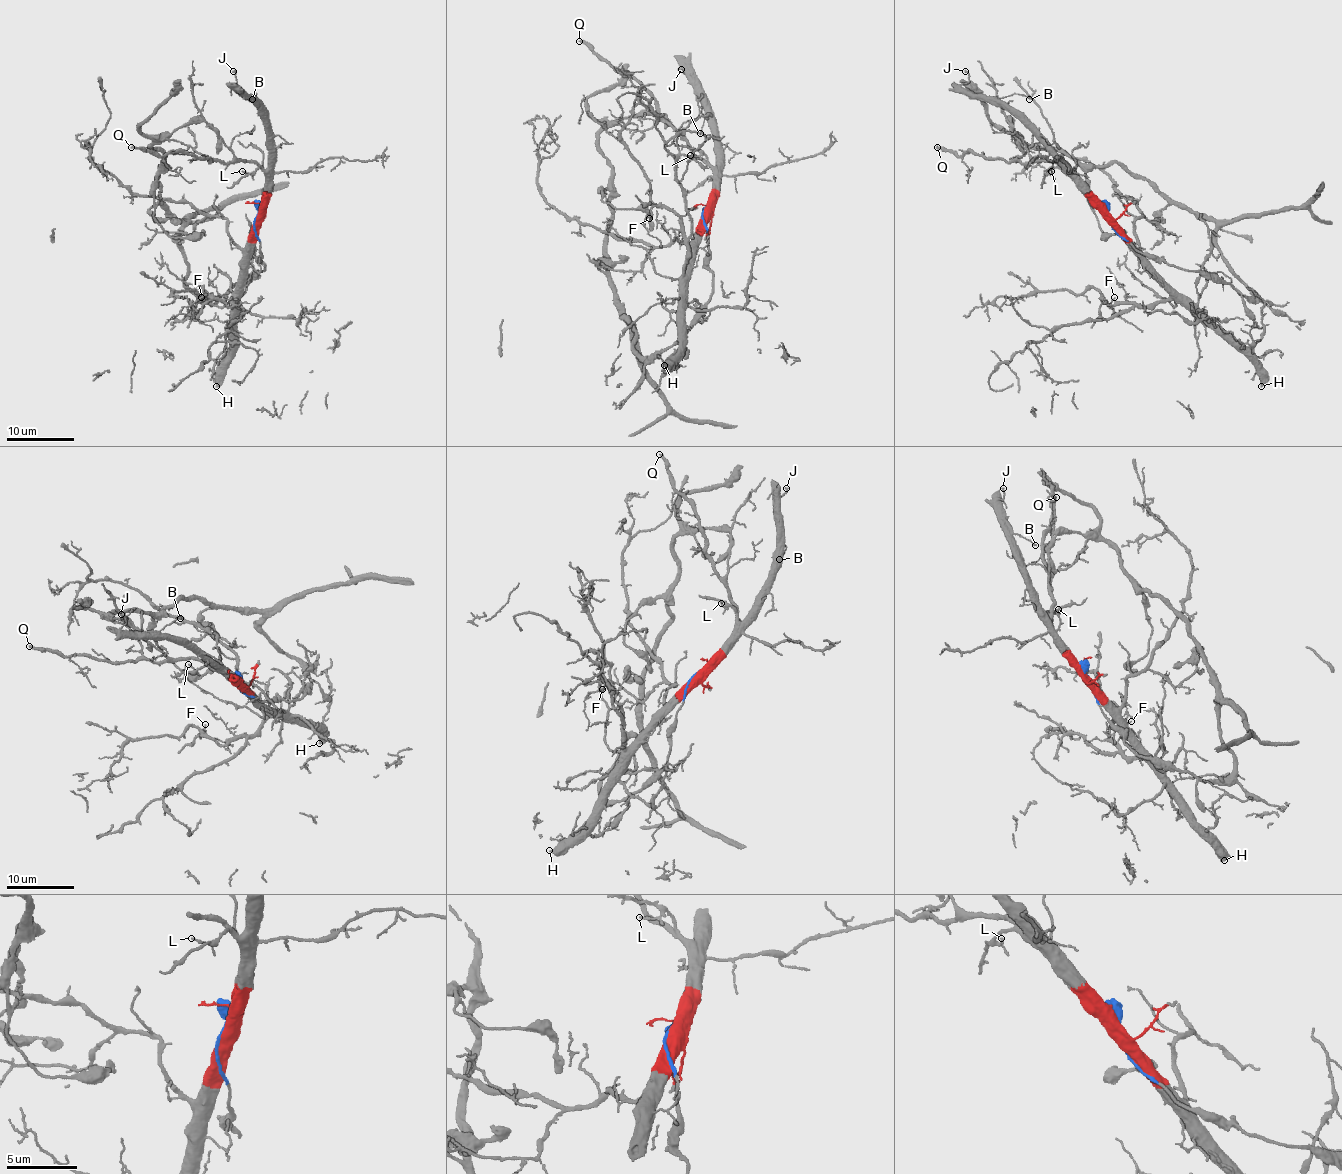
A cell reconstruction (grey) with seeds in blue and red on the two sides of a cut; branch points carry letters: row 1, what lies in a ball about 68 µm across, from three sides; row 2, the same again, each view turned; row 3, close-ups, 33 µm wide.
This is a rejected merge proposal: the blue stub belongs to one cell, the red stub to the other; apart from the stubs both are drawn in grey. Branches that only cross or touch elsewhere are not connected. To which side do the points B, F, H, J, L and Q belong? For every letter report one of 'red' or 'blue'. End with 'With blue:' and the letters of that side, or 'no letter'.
B: red
F: red
H: red
J: red
L: red
Q: red
With blue: no letter

